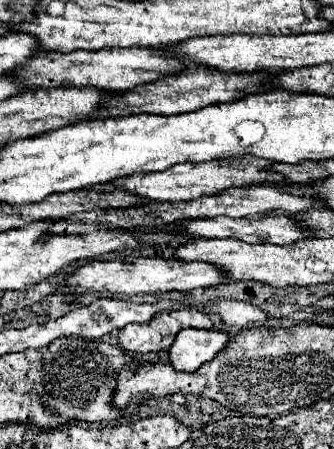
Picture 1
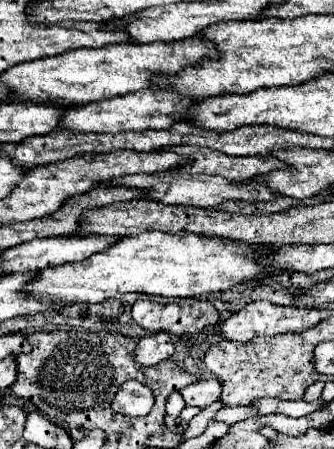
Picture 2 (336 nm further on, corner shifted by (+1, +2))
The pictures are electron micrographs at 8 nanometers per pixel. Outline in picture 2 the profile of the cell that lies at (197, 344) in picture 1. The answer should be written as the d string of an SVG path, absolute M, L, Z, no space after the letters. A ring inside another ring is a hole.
M156 332L138 340L136 350L134 350L134 360L138 364L154 366L162 360L172 358L172 354L174 354L174 344L170 336L166 332Z

